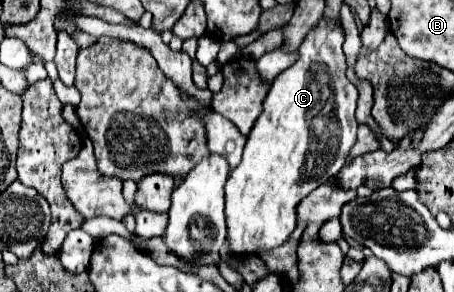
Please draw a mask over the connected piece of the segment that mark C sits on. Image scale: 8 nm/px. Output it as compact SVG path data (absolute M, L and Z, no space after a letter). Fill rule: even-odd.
M321 21L311 29L305 41L299 47L299 59L275 77L269 95L263 103L263 113L255 121L247 145L243 151L241 163L231 171L225 183L225 219L227 219L227 243L229 257L249 257L271 251L283 245L297 223L297 205L305 199L315 187L335 177L345 165L345 155L357 141L357 89L345 77L345 53L343 53L345 33L335 21ZM311 159L311 167L317 167L317 173L307 173L305 163Z

